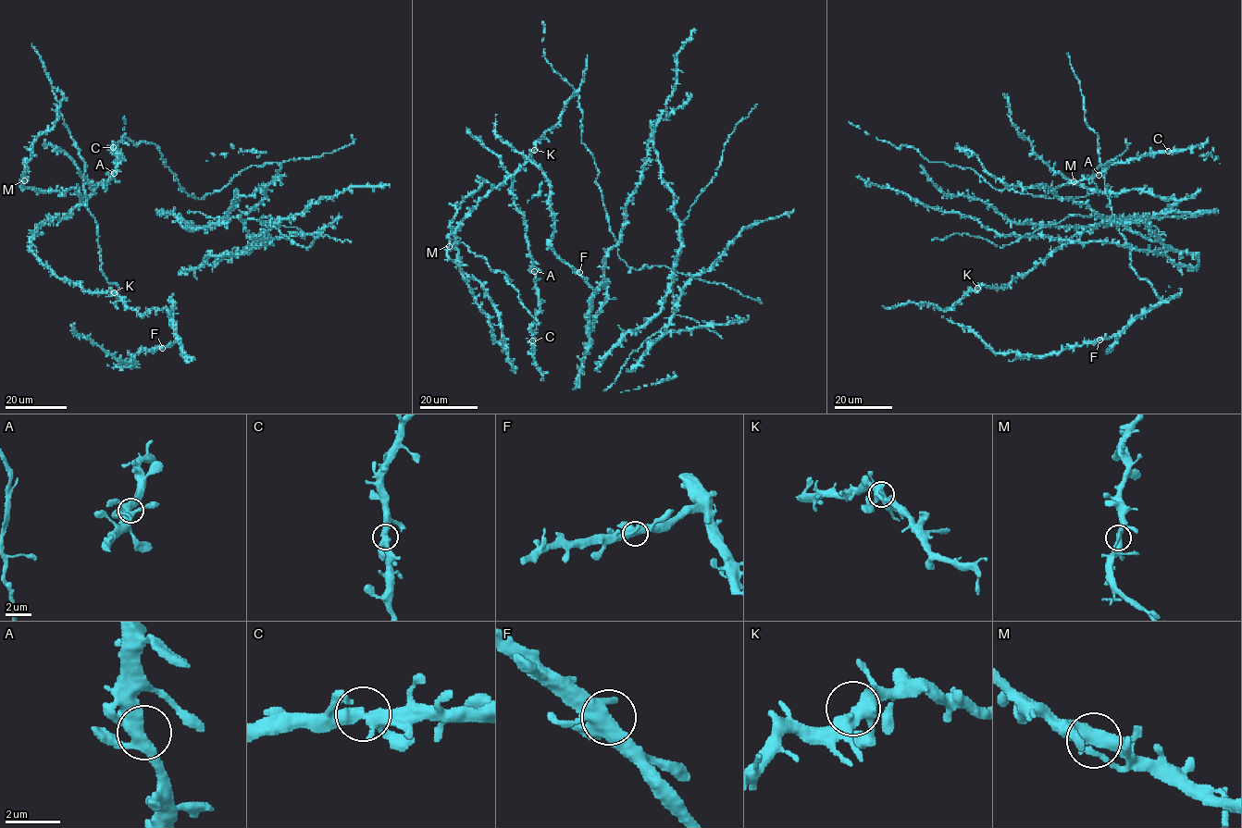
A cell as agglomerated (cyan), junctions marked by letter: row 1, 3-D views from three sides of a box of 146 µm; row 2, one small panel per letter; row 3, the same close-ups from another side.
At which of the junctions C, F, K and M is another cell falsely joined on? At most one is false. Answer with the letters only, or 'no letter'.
no letter

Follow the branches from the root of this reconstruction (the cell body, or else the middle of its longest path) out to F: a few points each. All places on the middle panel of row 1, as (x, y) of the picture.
F: (592, 303), (593, 289), (579, 272)

